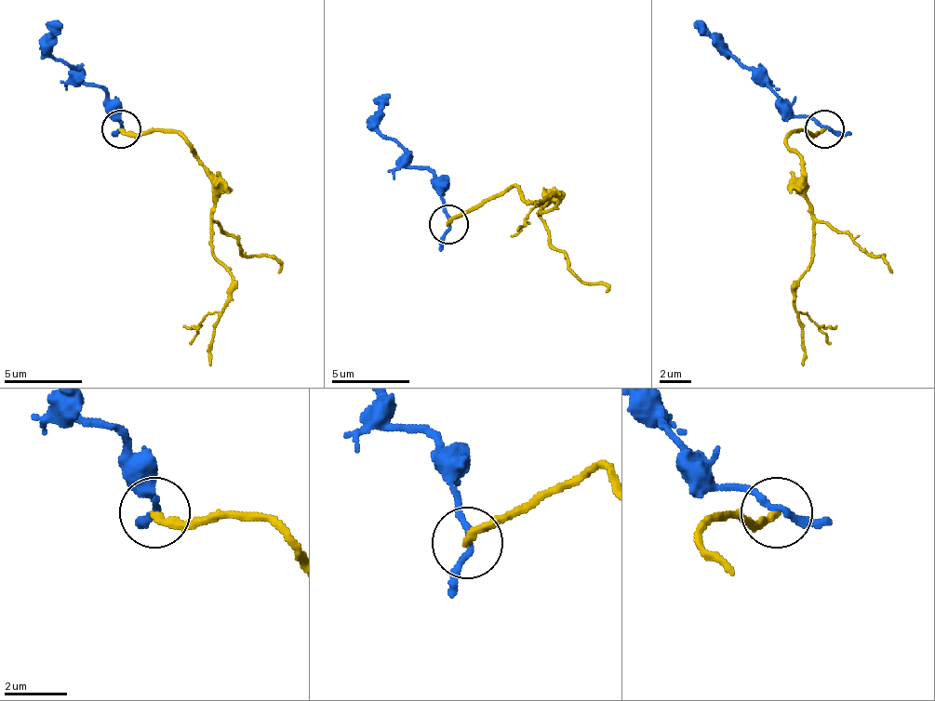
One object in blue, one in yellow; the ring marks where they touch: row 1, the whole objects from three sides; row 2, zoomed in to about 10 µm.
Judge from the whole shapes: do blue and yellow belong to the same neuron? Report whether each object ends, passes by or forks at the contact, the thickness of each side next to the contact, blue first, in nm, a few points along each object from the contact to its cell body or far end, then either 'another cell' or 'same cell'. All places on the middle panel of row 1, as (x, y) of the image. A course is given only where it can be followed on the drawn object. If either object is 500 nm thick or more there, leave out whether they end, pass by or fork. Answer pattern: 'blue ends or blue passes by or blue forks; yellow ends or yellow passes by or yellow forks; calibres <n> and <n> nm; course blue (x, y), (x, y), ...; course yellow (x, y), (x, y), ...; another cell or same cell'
blue passes by; yellow ends; calibres 200 and 240 nm; course blue (449, 223), (441, 184), (379, 130), (379, 102), (387, 95); course yellow (449, 223), (503, 196), (512, 188), (539, 207), (539, 211), (558, 200), (558, 196), (527, 216), (512, 234); another cell

